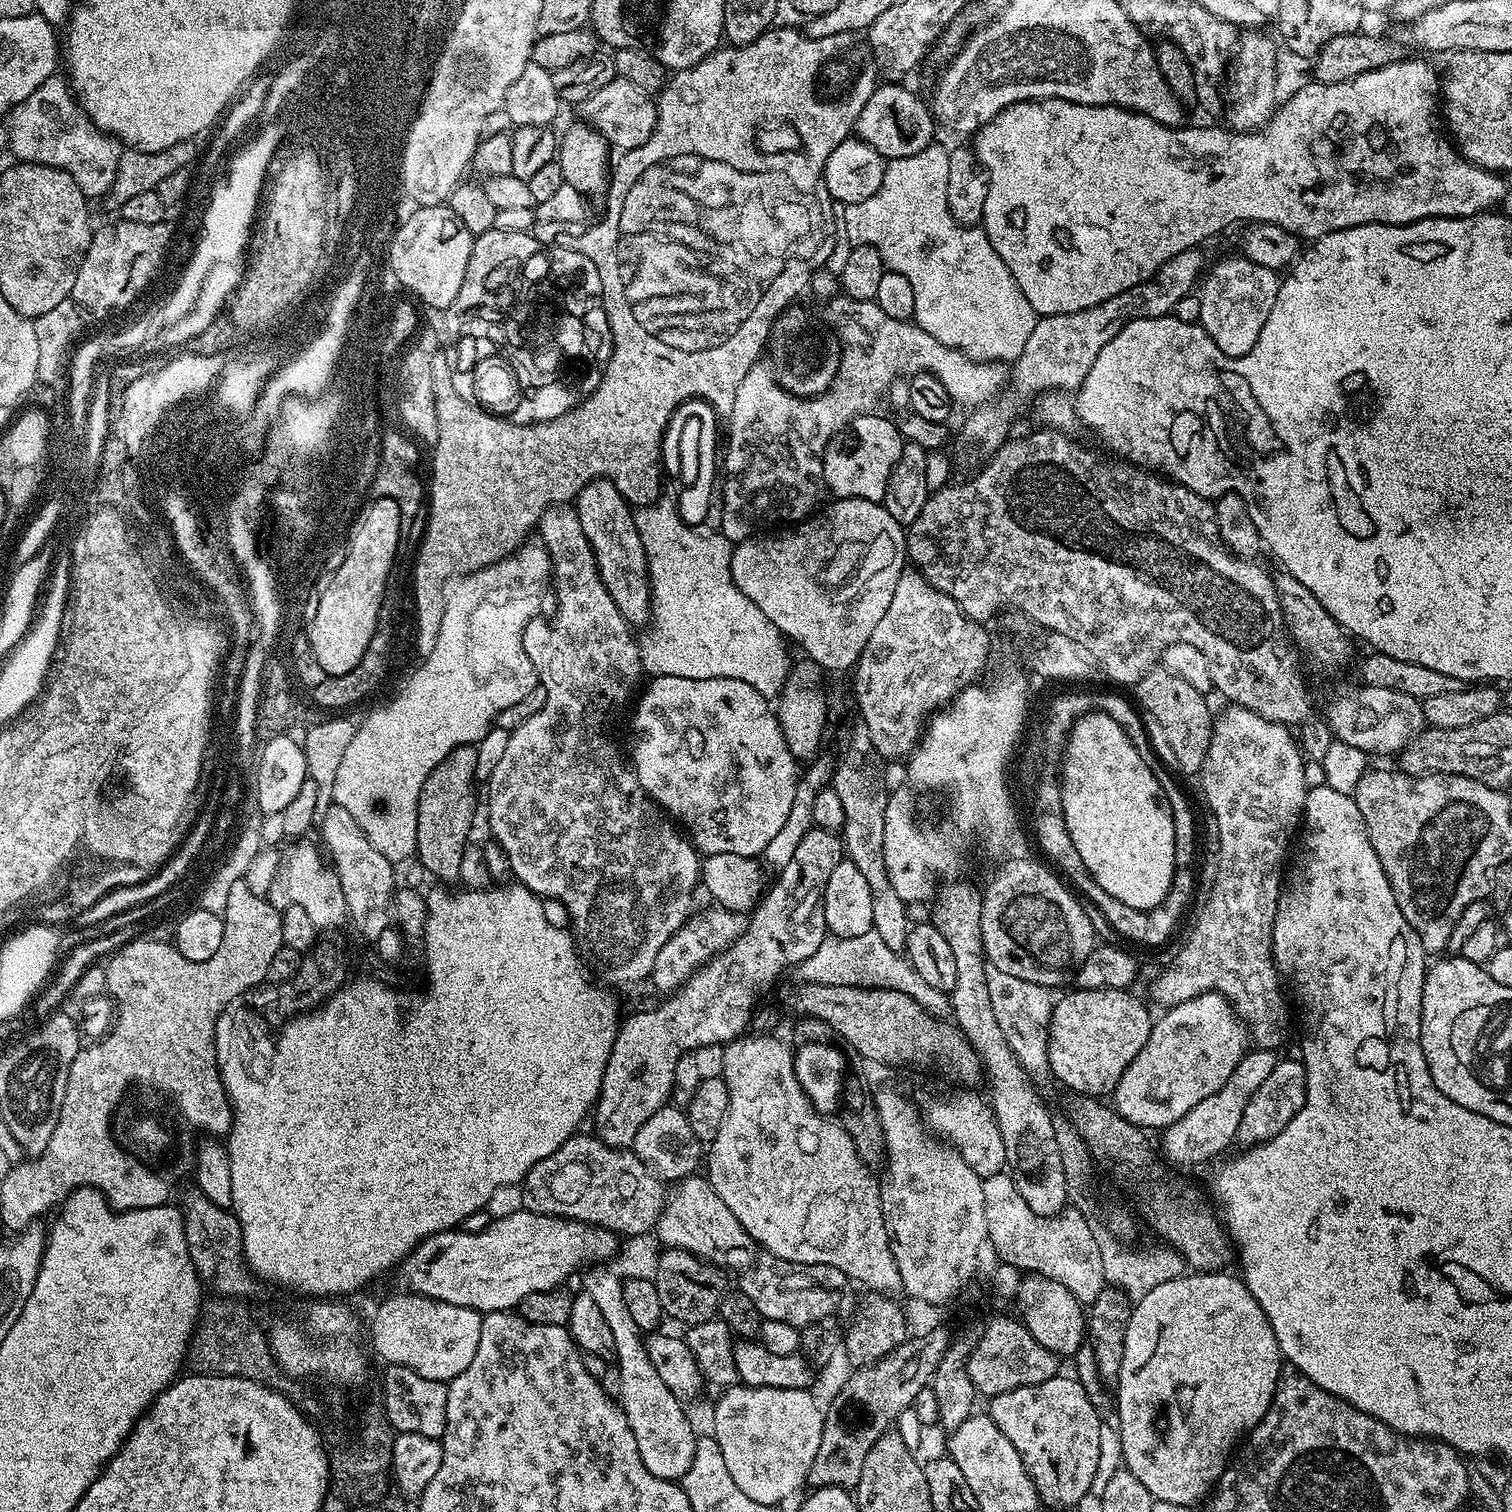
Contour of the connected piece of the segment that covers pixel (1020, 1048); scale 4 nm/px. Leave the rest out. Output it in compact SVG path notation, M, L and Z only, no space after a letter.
M988 964L986 970L986 987L990 989L990 1006L994 1006L994 1018L998 1018L998 1027L1001 1028L1002 1034L1006 1034L1006 1042L1010 1042L1010 1050L1018 1058L1026 1074L1034 1082L1049 1079L1052 1076L1052 1067L1048 1053L1048 1027L1052 1017L1053 993L1034 982L1026 982L1026 978L1013 978L993 964Z

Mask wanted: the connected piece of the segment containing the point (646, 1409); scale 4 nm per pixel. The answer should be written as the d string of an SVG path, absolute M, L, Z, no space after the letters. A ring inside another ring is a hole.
M608 1266L589 1267L583 1276L582 1290L594 1298L614 1338L614 1363L620 1375L618 1403L630 1422L630 1430L634 1430L638 1454L642 1454L642 1462L646 1462L646 1470L650 1470L654 1478L680 1482L694 1460L698 1432L692 1429L684 1413L685 1405L674 1394L670 1394L666 1382L662 1382L658 1370L654 1370L650 1356L646 1354L645 1337L640 1328L634 1326L634 1318L630 1318L626 1306L619 1303L622 1298L621 1277L616 1277Z

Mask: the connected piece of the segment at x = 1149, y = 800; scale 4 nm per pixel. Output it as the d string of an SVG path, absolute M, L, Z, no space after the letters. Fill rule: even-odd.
M1088 712L1073 722L1066 735L1066 755L1060 774L1062 810L1067 815L1066 828L1076 844L1078 858L1082 858L1094 882L1106 894L1138 911L1150 911L1166 898L1176 873L1174 818L1158 778L1142 762L1126 730L1104 712Z

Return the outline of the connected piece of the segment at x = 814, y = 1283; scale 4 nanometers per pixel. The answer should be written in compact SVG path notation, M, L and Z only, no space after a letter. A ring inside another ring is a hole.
M760 1258L739 1278L741 1278L740 1284L738 1284L739 1291L744 1292L746 1298L750 1298L750 1302L754 1302L754 1306L758 1306L763 1319L790 1322L790 1326L801 1330L807 1324L827 1321L832 1318L828 1316L835 1314L836 1307L840 1303L848 1304L852 1300L853 1285L850 1283L848 1275L834 1266L826 1266L825 1264L799 1264L798 1262L786 1262L775 1258Z

